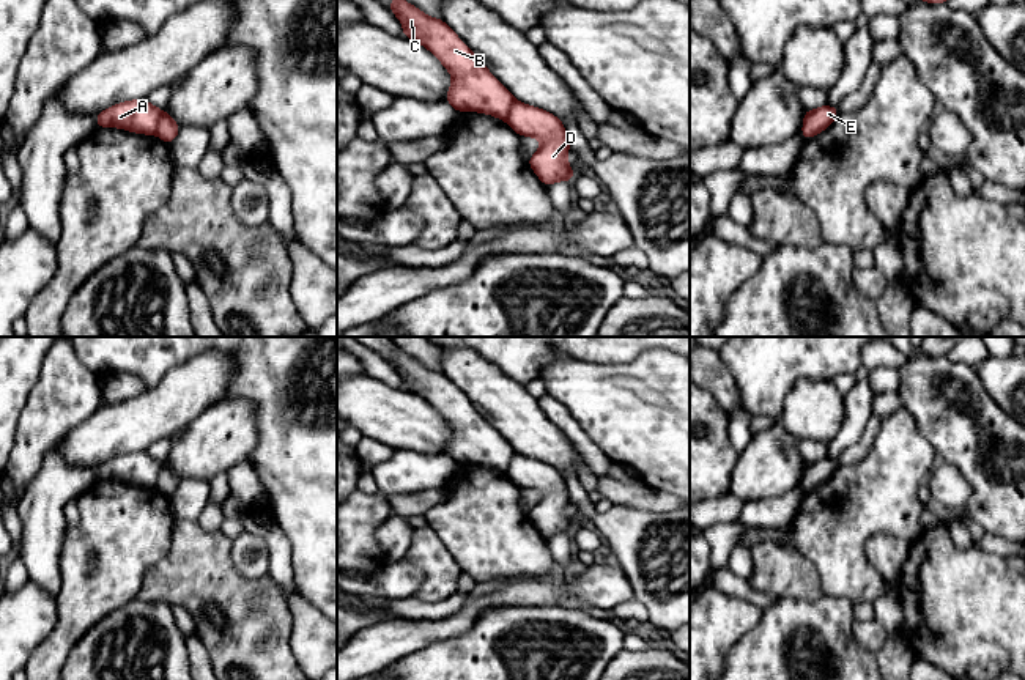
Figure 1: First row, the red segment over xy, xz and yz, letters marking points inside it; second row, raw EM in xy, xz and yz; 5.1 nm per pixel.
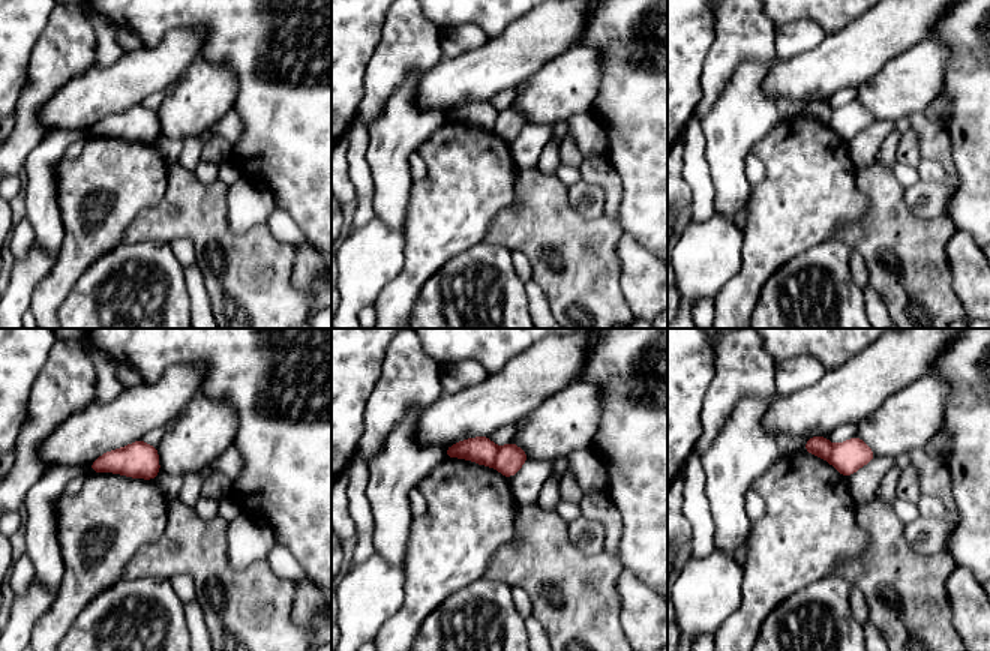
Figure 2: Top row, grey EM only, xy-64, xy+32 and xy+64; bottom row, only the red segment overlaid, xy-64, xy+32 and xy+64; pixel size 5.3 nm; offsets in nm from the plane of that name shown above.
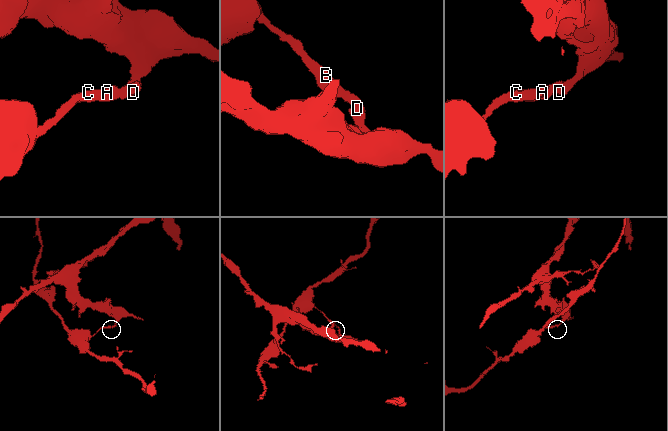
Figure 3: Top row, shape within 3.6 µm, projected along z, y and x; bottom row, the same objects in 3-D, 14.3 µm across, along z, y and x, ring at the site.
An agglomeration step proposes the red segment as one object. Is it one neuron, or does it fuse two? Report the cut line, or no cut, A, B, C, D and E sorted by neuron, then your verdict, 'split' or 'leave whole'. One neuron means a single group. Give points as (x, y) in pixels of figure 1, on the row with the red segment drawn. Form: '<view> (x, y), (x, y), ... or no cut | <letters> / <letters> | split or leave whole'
xy (162, 110), (155, 133) | A B C / D E | split

